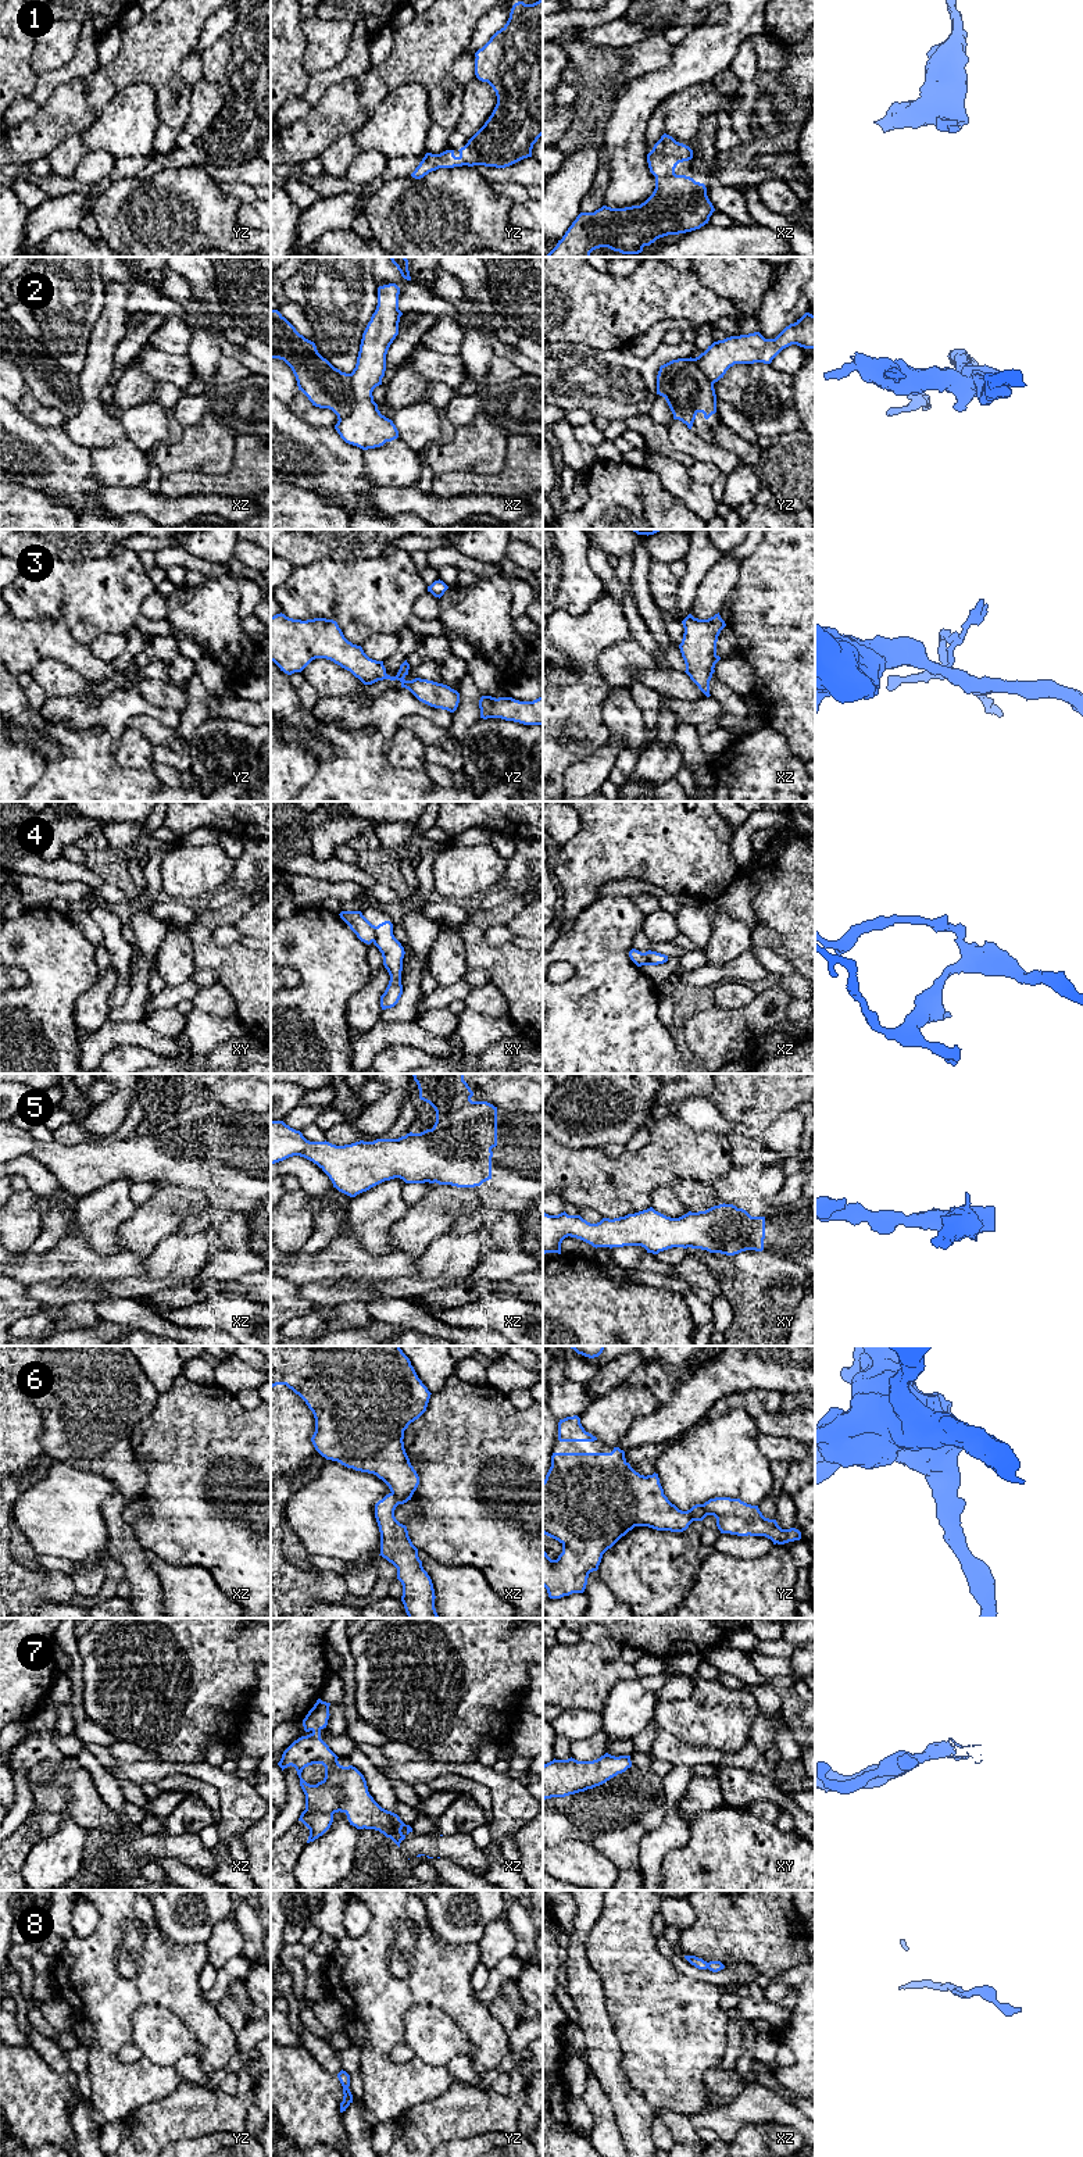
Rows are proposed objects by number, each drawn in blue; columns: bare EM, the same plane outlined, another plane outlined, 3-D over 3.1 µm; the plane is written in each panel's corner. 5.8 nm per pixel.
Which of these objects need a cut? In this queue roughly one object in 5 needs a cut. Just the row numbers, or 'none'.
2, 3

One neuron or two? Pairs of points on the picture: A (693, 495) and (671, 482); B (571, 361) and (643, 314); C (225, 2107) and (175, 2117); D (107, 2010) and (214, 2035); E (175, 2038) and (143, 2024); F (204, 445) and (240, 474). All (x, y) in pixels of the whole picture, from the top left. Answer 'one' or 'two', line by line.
A: one
B: two
C: one
D: one
E: one
F: two

